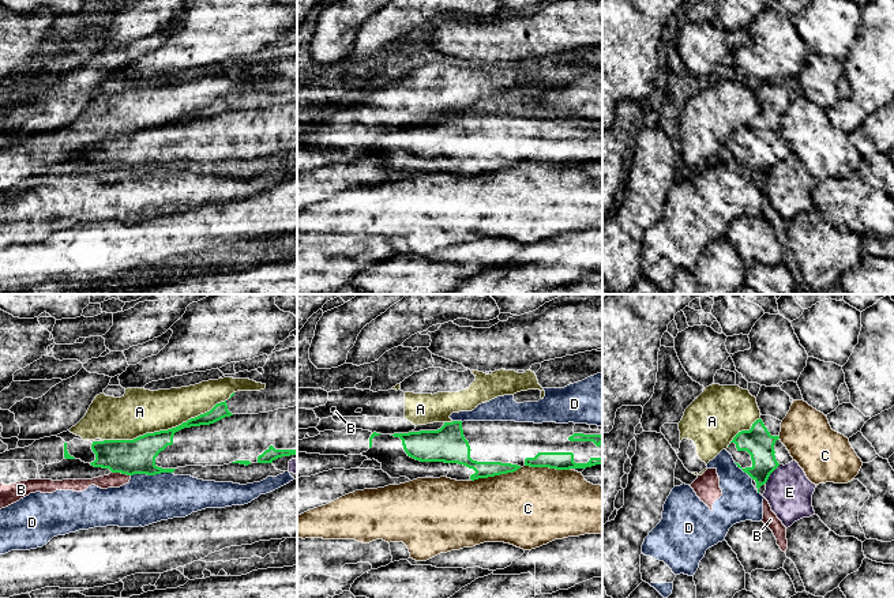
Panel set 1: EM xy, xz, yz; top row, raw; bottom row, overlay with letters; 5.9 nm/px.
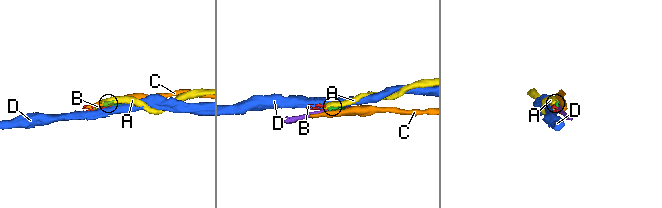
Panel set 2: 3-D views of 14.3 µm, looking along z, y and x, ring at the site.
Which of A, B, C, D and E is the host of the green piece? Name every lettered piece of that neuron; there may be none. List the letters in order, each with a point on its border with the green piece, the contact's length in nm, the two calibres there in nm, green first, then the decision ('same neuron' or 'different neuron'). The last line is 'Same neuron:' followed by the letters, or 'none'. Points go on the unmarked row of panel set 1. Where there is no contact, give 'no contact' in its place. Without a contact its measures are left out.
A: xy (164, 126) | 750 nm | 200/260 nm | different neuron
B: xy (121, 168) | 110 nm | 200/100 nm | different neuron
C: xz (495, 169) | 320 nm | 130/440 nm | different neuron
D: xy (151, 169) | 240 nm | 200/280 nm | different neuron
E: yz (770, 168) | 140 nm | 170/280 nm | different neuron
Same neuron: none

